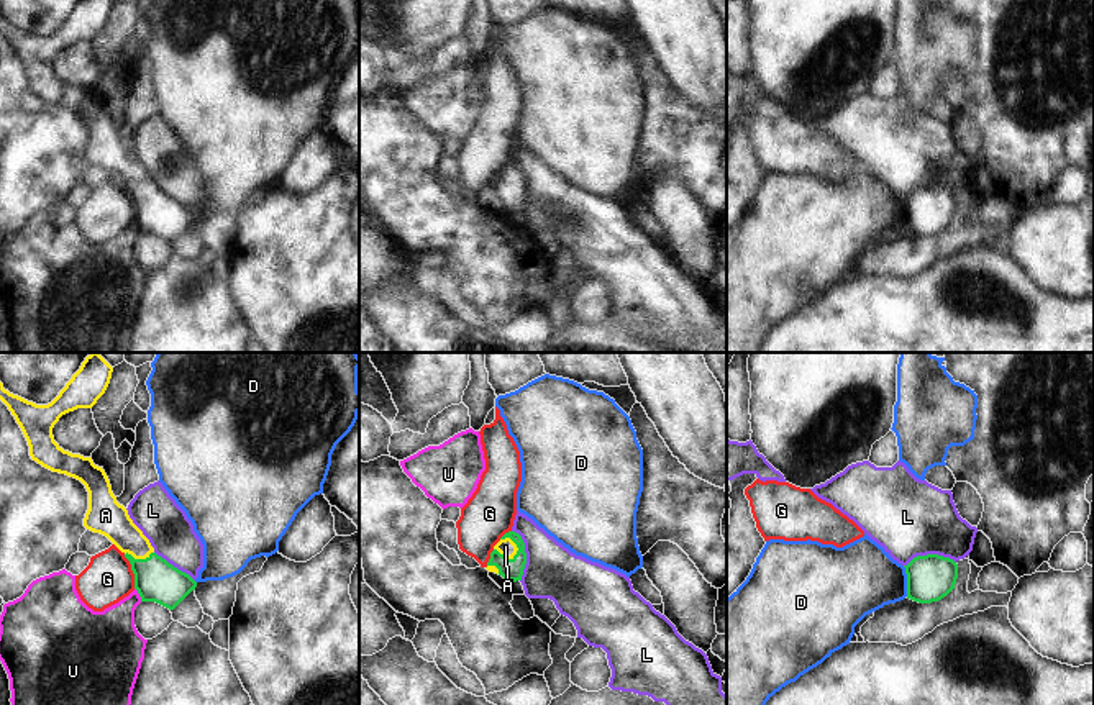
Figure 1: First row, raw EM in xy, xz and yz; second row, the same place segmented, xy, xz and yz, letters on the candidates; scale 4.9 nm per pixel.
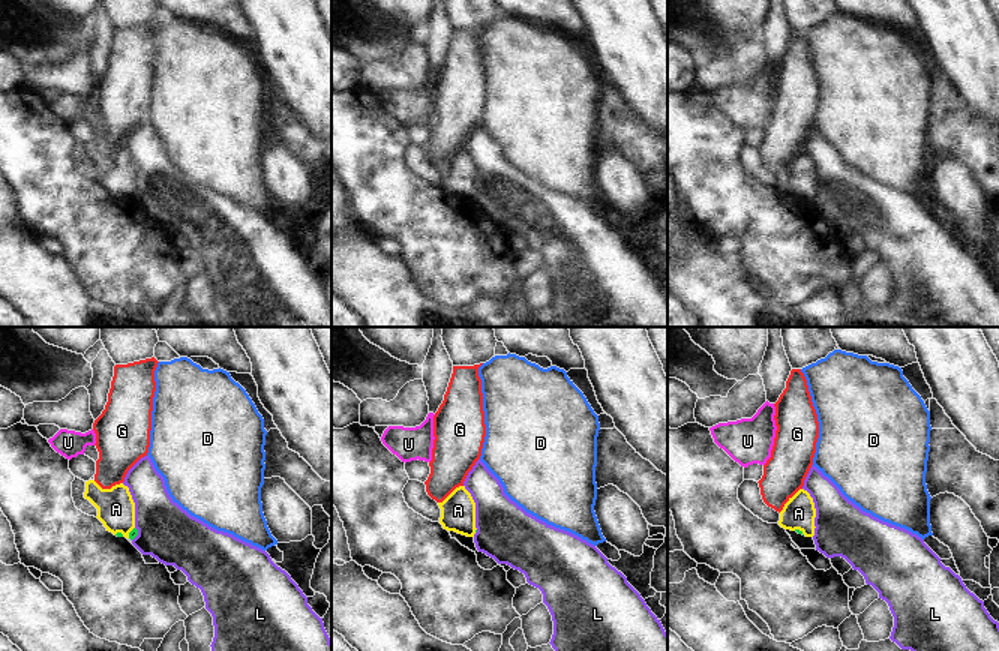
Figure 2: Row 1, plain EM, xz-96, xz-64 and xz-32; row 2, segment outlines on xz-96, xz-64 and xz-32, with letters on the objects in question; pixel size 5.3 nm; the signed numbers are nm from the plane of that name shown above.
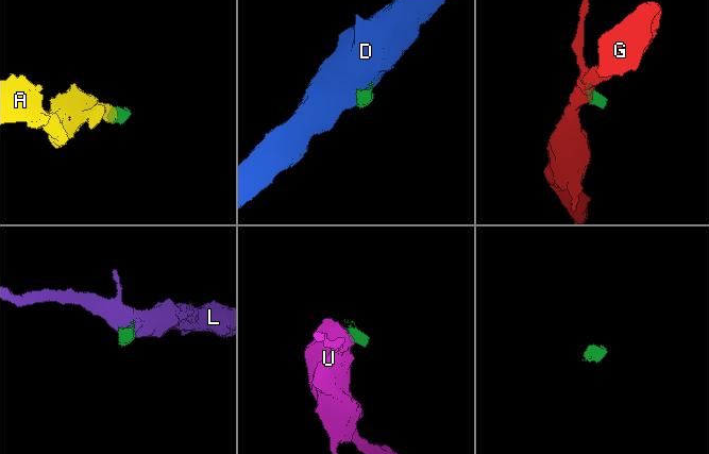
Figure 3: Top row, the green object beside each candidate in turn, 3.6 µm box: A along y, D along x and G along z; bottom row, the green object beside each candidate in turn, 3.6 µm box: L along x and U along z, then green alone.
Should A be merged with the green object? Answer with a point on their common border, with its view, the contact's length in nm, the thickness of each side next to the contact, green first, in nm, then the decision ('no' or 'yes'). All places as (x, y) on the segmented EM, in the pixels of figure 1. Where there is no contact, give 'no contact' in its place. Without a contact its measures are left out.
meets green in xz at (505, 558); contact 130 nm long; 110 nm thick on the green side, 80 nm on the other; yes

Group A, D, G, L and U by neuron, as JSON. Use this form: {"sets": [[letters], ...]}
{"sets": [["A"], ["D"], ["G"], ["L"], ["U"]]}

